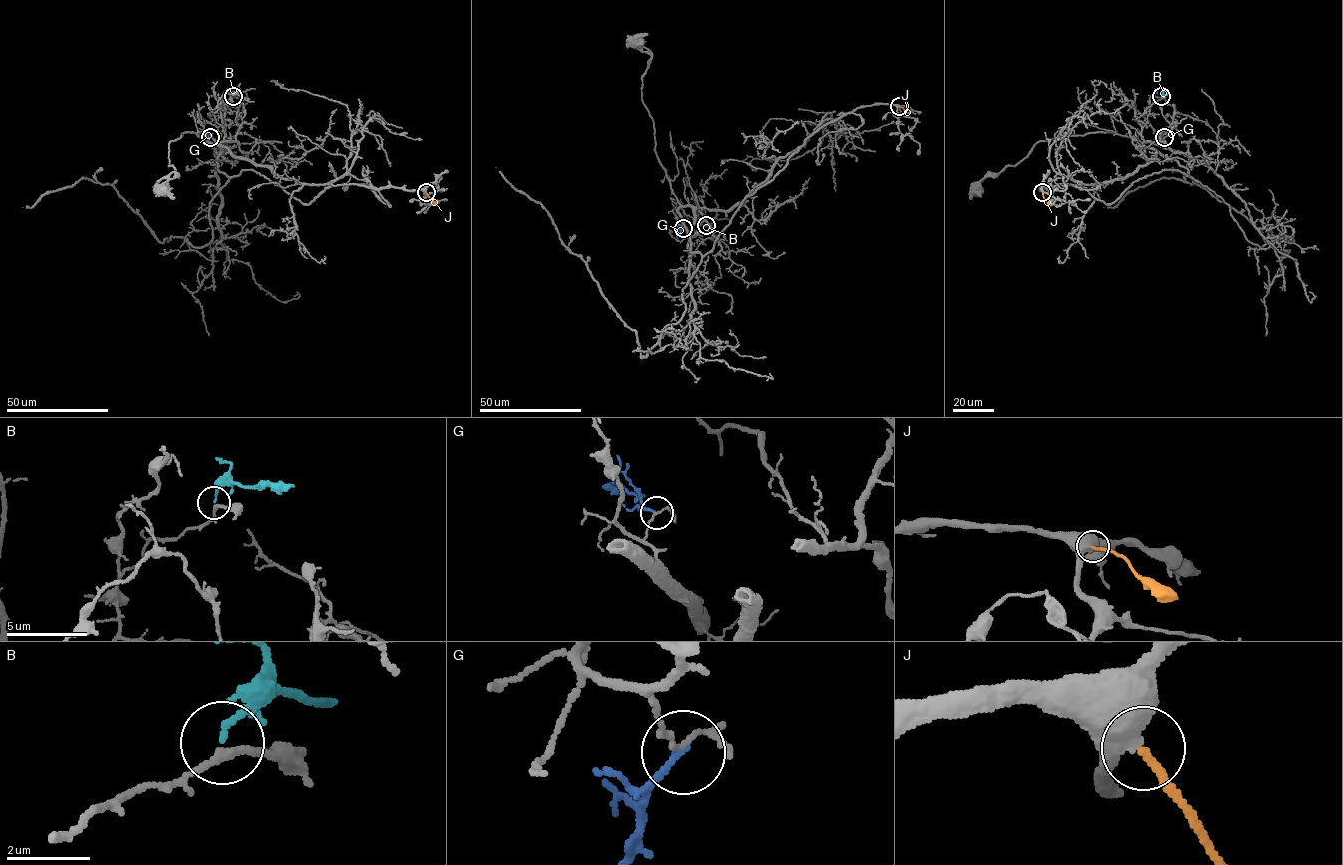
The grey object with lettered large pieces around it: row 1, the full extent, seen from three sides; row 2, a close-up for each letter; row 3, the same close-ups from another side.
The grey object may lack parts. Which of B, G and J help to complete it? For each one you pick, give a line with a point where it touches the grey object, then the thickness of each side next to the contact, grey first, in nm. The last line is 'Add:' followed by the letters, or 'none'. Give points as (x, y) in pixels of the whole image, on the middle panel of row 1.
J: meets grey at (899, 106); 440 nm thick on the grey side, 180 nm on the other
Add: J

